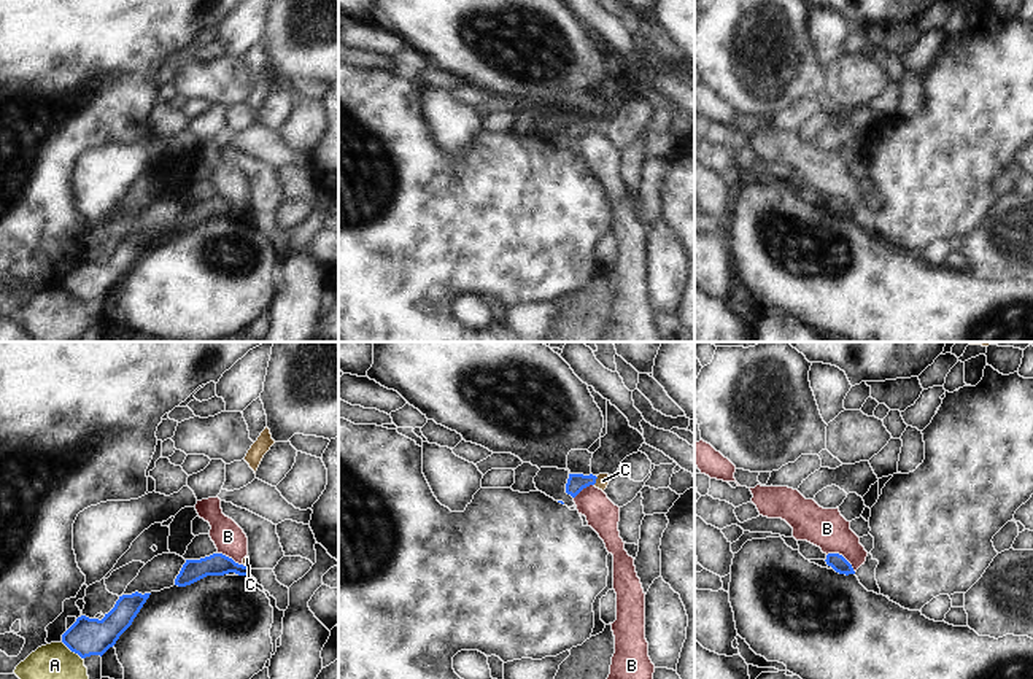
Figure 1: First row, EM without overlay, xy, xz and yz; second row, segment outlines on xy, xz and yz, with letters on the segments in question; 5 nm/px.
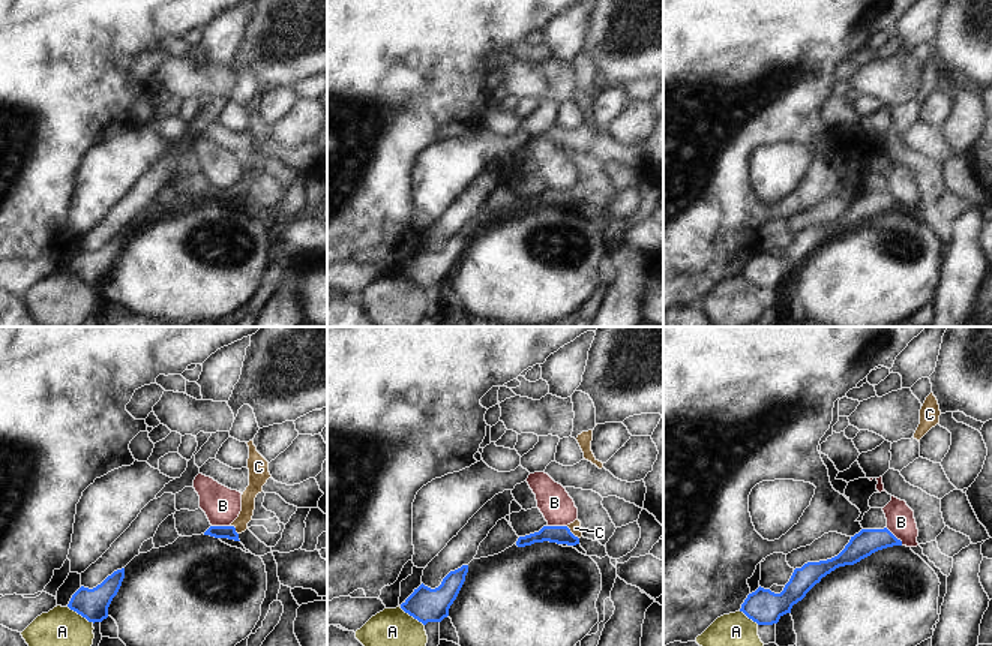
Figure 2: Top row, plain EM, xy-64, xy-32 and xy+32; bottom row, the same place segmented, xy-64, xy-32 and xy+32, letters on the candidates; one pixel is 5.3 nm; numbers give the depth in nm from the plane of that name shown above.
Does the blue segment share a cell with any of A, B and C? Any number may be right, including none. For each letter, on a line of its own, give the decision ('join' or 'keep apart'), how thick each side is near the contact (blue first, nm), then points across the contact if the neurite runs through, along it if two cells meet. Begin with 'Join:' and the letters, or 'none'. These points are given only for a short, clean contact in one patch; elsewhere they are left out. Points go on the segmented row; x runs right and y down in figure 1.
Join: C
A: keep apart; calibres 190 and 180 nm
B: keep apart; calibres 80 and 200 nm; border yz (827, 554), (839, 554), (855, 571)
C: join; calibres 90 and 70 nm; way xz (576, 482), (595, 481), (603, 481)

